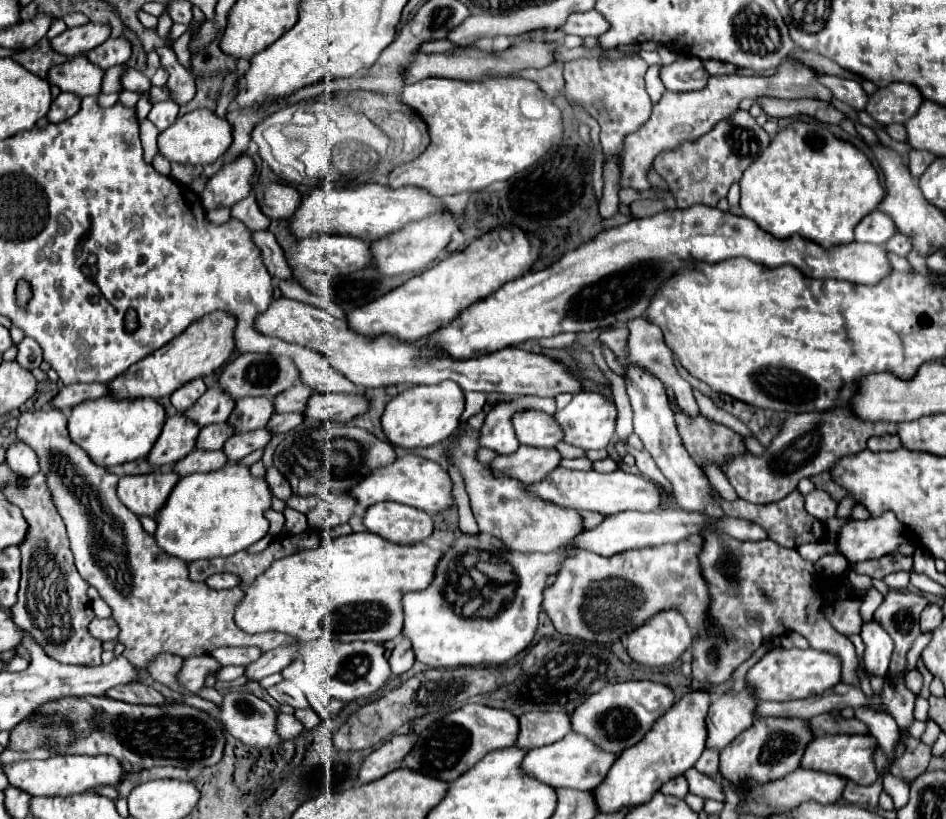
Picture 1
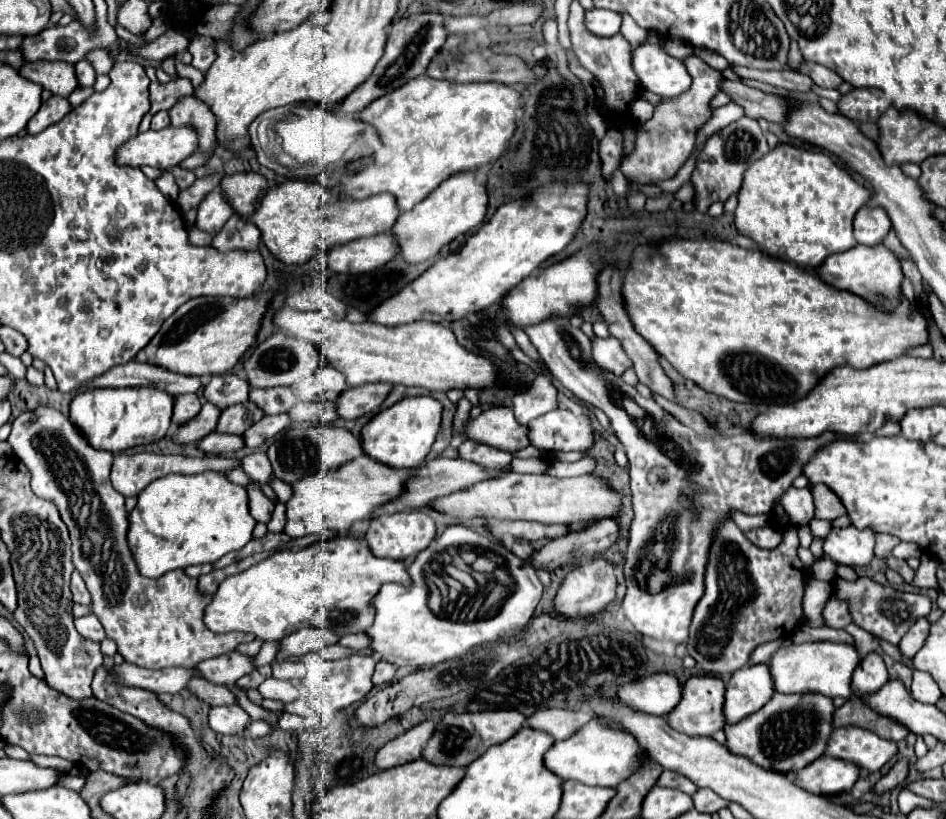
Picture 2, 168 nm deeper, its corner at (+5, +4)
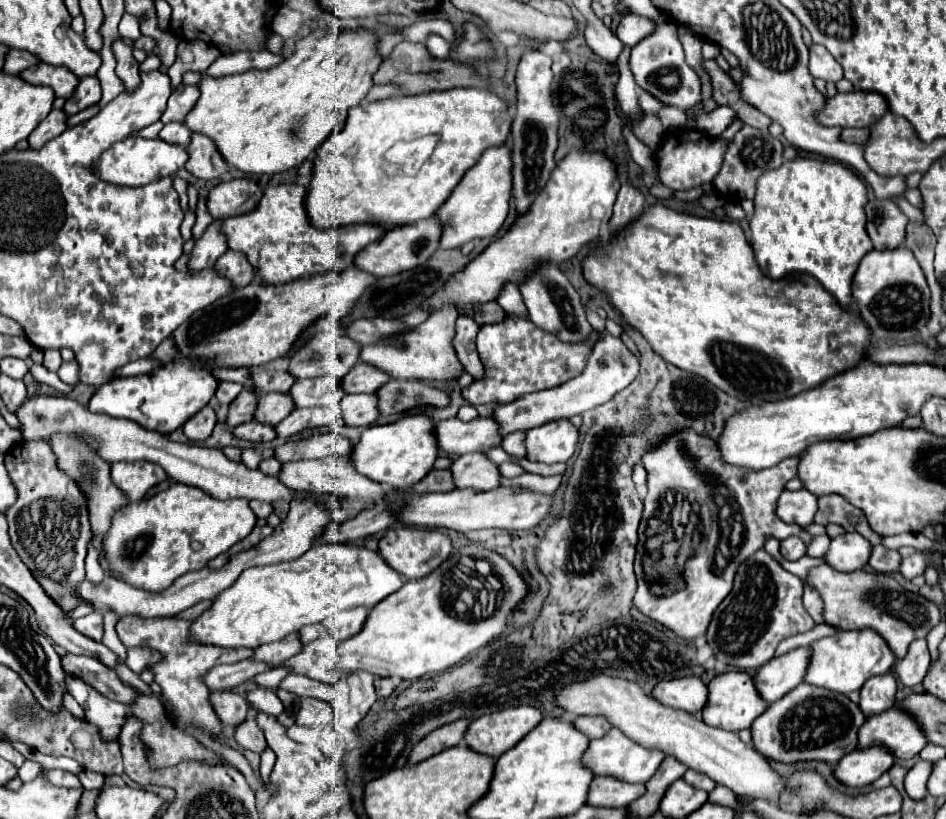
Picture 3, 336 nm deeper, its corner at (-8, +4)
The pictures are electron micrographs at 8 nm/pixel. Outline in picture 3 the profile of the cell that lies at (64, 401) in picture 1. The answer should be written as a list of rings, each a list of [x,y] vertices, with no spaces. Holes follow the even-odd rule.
[[[222,382],[220,384],[220,388],[218,388],[218,394],[216,394],[216,400],[218,400],[218,404],[222,404],[222,406],[230,406],[230,402],[242,392],[242,384],[238,384],[238,382]]]

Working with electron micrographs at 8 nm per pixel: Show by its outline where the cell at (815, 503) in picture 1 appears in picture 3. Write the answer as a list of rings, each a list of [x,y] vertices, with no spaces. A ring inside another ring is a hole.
[[[784,490],[776,504],[776,516],[786,524],[808,526],[814,522],[814,514],[818,510],[818,498],[808,490]]]

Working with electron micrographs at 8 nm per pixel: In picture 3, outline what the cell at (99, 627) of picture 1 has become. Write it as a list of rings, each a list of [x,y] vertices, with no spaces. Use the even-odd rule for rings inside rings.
[[[94,610],[92,614],[74,620],[74,628],[80,634],[92,638],[92,640],[102,640],[102,634],[104,634],[104,630],[102,630],[102,612]]]

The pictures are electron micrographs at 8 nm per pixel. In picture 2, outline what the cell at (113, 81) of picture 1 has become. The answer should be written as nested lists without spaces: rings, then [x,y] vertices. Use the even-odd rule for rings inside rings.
[[[89,86],[89,88],[77,88],[77,90],[73,90],[73,94],[69,96],[69,102],[71,102],[71,106],[75,108],[75,106],[79,106],[81,102],[85,102],[91,94],[93,94],[95,90]]]

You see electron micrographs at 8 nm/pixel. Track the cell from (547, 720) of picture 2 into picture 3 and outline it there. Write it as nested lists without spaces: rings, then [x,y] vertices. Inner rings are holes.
[[[578,716],[574,718],[574,726],[578,730],[584,730],[588,738],[602,738],[612,728],[604,716]]]

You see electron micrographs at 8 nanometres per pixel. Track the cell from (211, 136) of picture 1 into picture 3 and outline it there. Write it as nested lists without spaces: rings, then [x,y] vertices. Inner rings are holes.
[[[128,136],[112,144],[106,152],[102,152],[98,162],[94,164],[94,174],[106,184],[138,188],[176,174],[184,166],[186,158],[188,158],[188,152],[182,150],[182,146],[170,146],[168,142],[158,142],[158,138],[146,140],[146,138]]]

